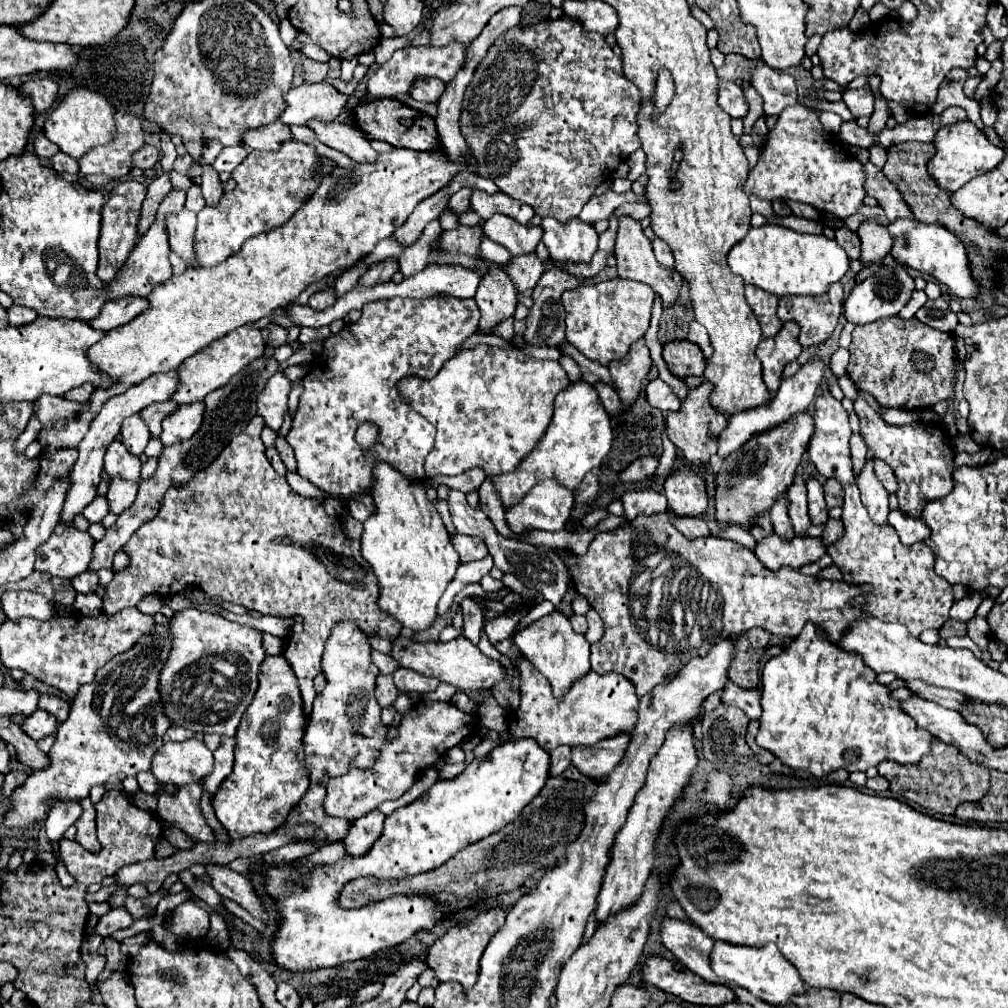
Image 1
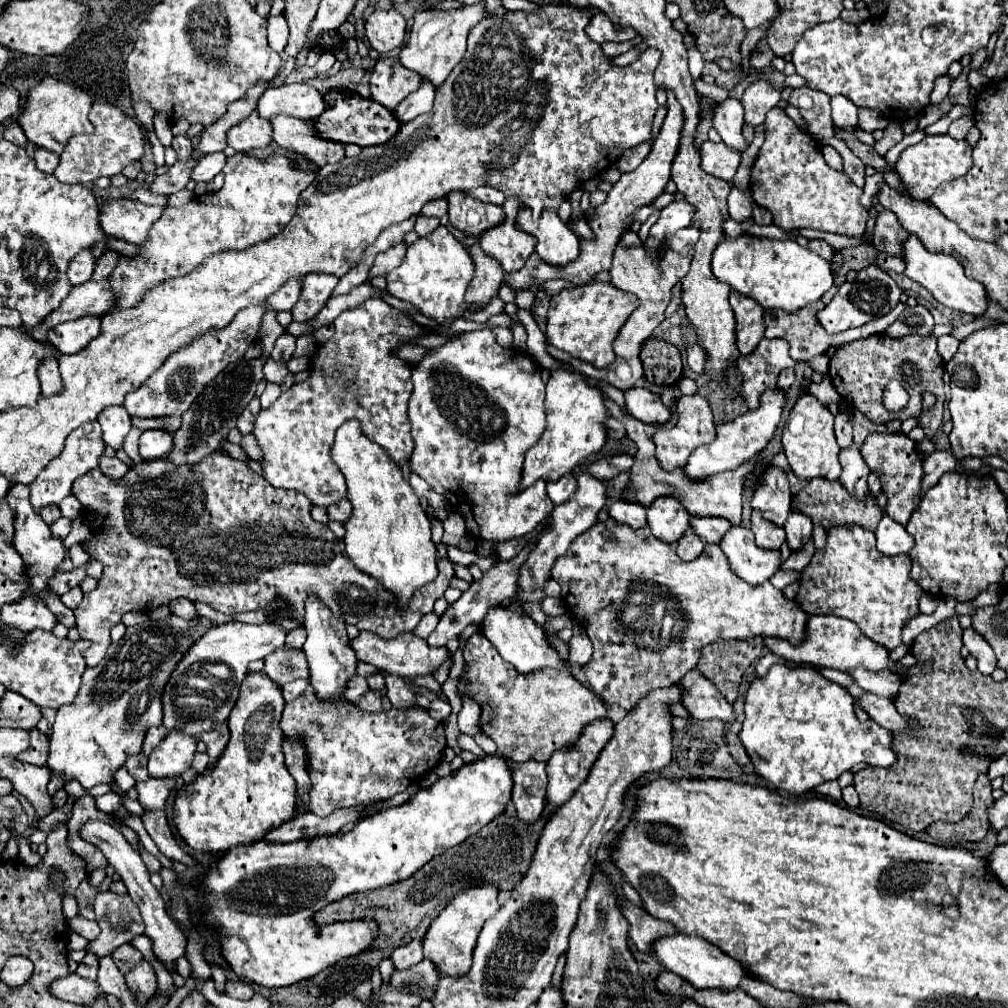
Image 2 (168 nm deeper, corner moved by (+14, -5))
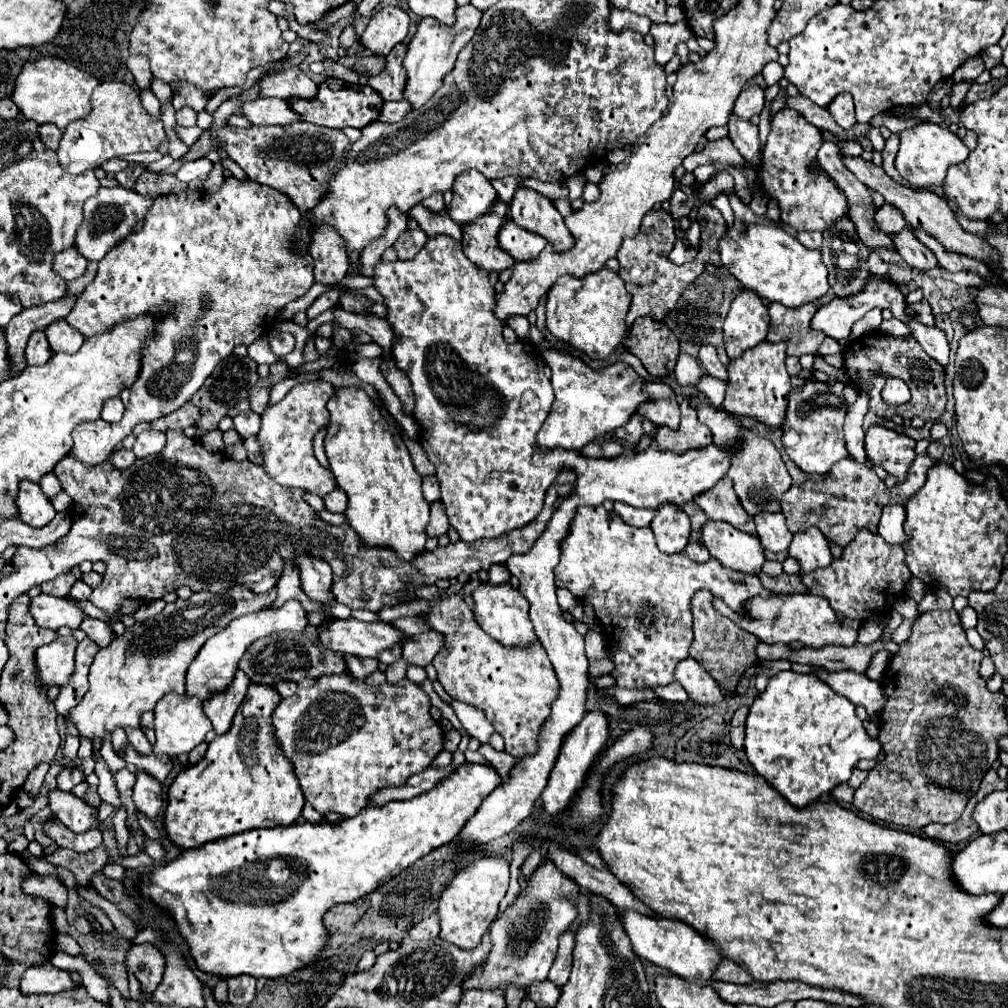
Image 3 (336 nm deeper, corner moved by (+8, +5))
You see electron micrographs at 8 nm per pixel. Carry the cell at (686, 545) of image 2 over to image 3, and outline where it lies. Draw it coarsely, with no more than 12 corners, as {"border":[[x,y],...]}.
{"border":[[698,539],[686,545],[686,553],[692,561],[704,563],[710,559]]}

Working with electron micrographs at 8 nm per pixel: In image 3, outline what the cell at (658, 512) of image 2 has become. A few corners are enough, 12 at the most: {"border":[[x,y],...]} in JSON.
{"border":[[660,505],[650,523],[658,549],[680,553],[690,541],[690,517]]}

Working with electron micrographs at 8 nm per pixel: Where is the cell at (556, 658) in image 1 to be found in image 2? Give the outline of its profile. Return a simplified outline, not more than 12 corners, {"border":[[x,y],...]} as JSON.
{"border":[[492,607],[484,637],[516,671],[564,669],[542,629],[508,607]]}

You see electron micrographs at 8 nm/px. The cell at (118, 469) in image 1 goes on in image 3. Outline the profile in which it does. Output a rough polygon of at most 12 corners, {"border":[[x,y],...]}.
{"border":[[118,449],[110,455],[116,469],[126,469],[136,455],[128,449]]}

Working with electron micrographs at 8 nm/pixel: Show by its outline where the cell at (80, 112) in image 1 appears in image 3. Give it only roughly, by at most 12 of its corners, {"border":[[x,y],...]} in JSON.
{"border":[[56,57],[26,63],[12,101],[60,131],[98,81]]}

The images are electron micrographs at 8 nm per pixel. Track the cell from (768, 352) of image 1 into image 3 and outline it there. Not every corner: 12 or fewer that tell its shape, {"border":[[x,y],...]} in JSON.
{"border":[[762,341],[728,363],[722,407],[780,427],[786,345]]}

